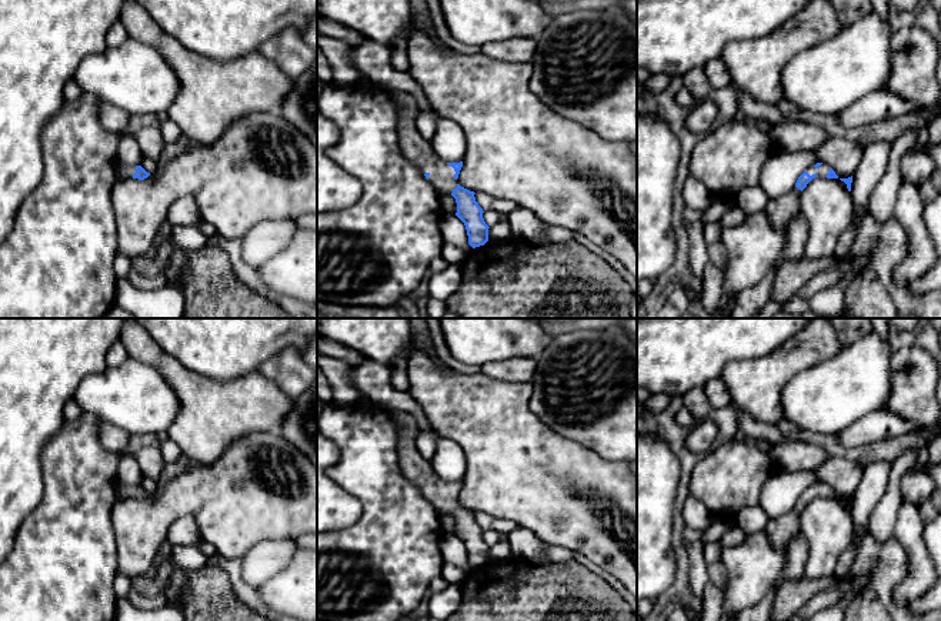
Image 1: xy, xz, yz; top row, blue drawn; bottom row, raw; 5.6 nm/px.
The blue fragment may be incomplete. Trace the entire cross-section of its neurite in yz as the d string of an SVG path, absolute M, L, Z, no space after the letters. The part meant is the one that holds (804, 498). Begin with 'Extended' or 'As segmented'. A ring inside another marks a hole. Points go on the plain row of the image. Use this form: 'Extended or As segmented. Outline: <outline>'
Extended. Outline: M817 483L814 487L804 491L790 513L780 518L770 520L765 527L770 544L775 550L785 550L791 538L800 532L801 511L815 497L838 498L835 491L822 483Z

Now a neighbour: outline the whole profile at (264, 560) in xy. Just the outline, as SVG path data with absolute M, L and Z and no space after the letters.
M267 540L241 557L243 580L251 587L266 584L283 571L298 550L296 540Z

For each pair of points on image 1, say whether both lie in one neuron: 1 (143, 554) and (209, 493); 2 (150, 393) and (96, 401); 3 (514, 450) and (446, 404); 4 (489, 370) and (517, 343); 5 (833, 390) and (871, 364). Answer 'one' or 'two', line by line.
1: one
2: one
3: one
4: two
5: one

